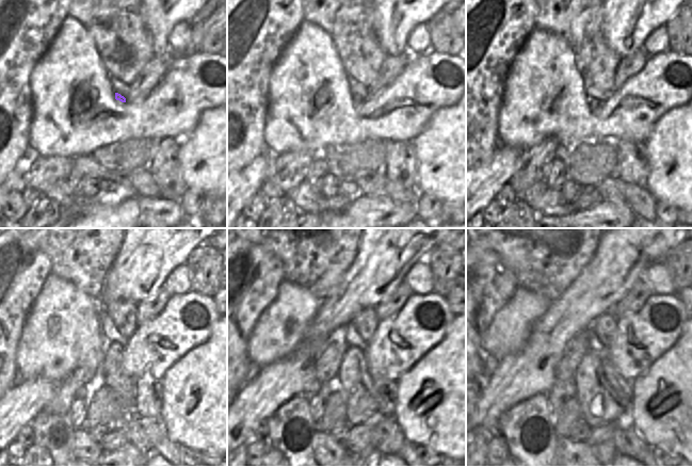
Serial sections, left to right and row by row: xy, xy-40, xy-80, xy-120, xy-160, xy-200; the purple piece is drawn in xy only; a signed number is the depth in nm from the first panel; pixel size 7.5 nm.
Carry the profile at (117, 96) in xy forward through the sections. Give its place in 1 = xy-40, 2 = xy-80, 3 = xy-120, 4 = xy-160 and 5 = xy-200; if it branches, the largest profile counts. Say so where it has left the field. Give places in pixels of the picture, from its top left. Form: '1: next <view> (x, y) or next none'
1: next xy-40 (357, 100)
2: next xy-80 (595, 105)
3: next xy-120 (122, 385)
4: next xy-160 (361, 405)
5: next xy-200 (599, 404)

